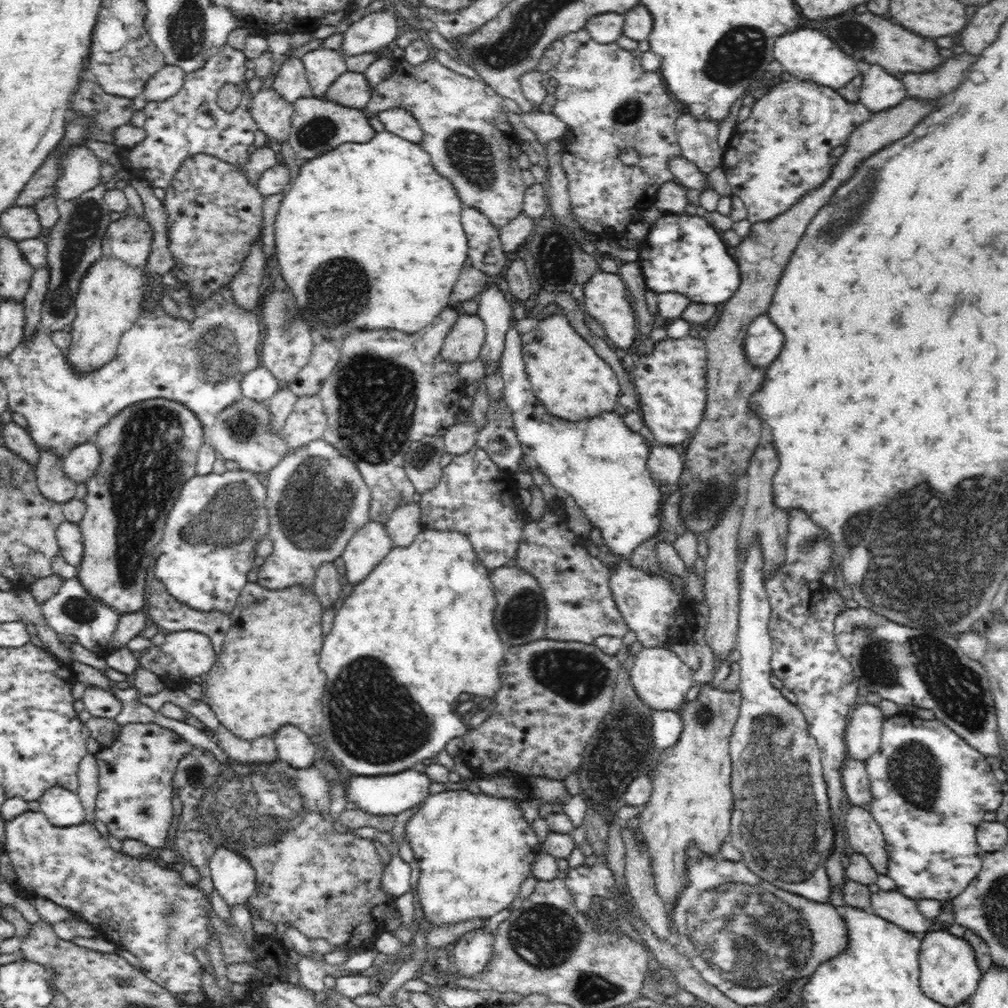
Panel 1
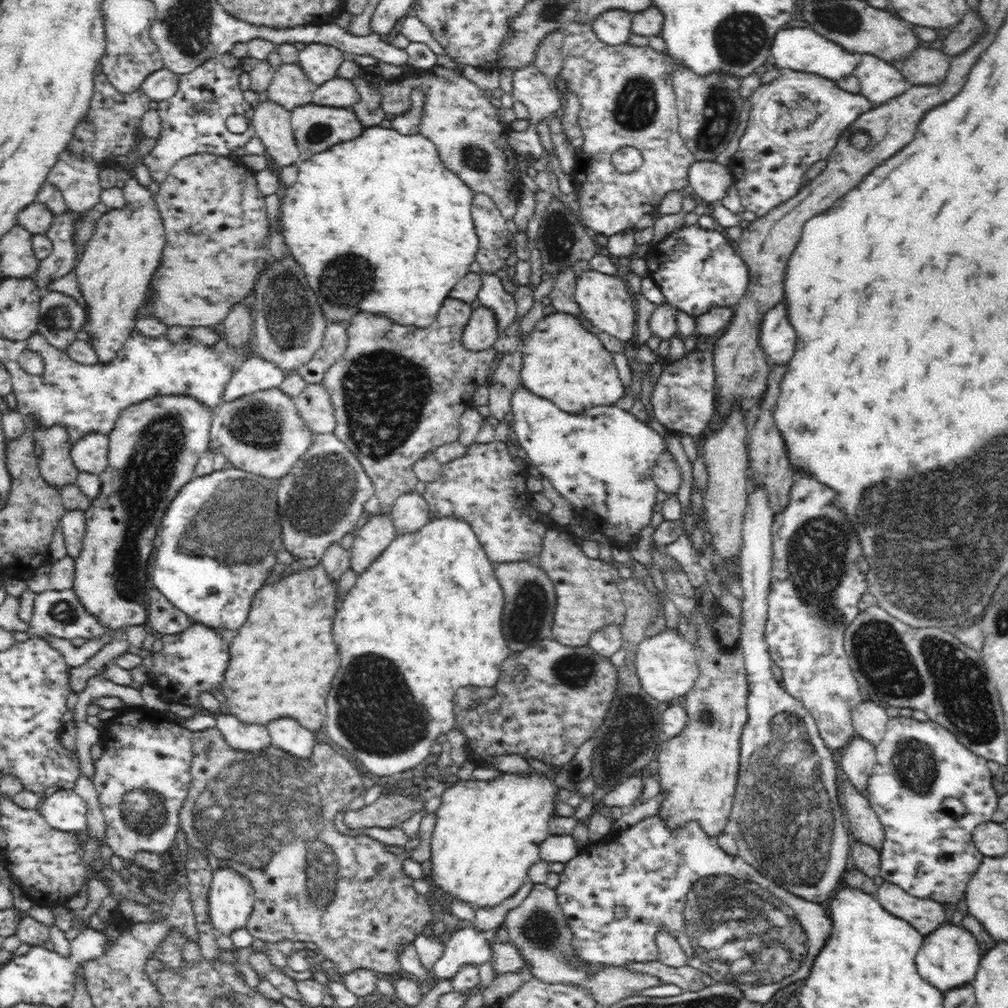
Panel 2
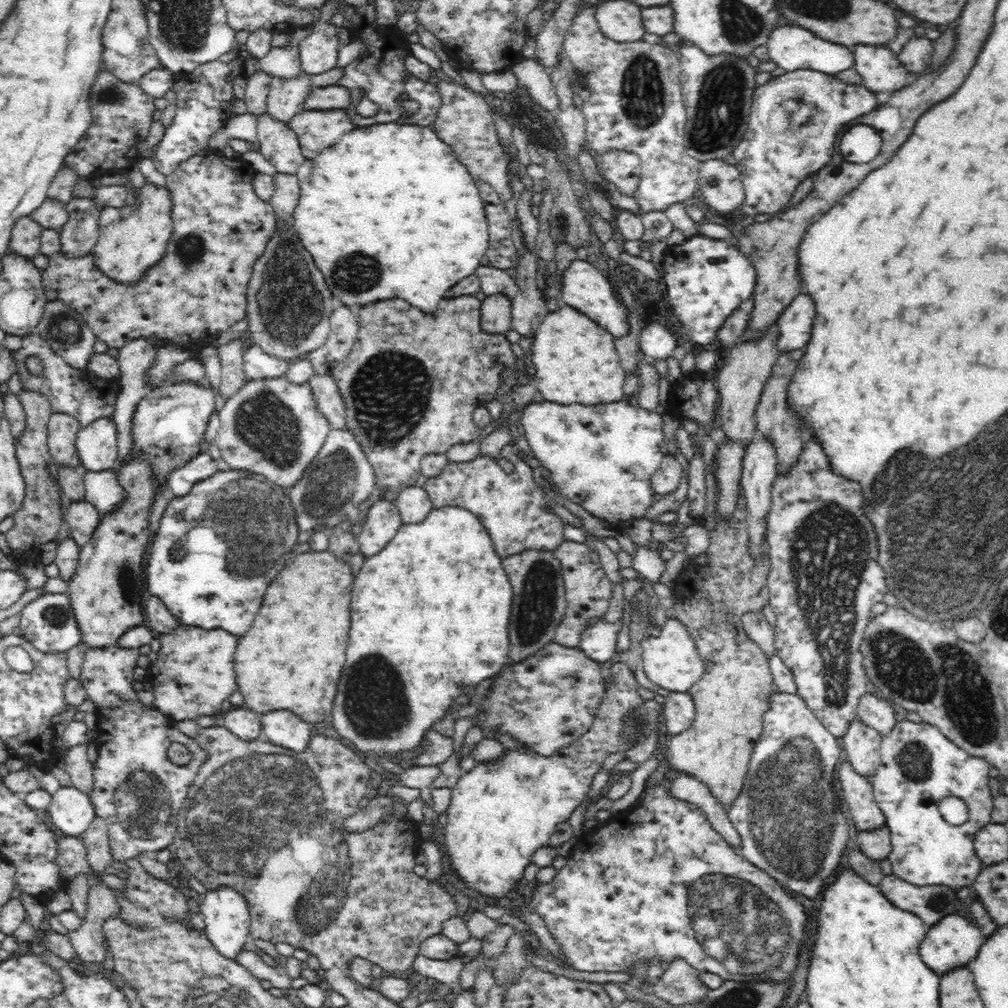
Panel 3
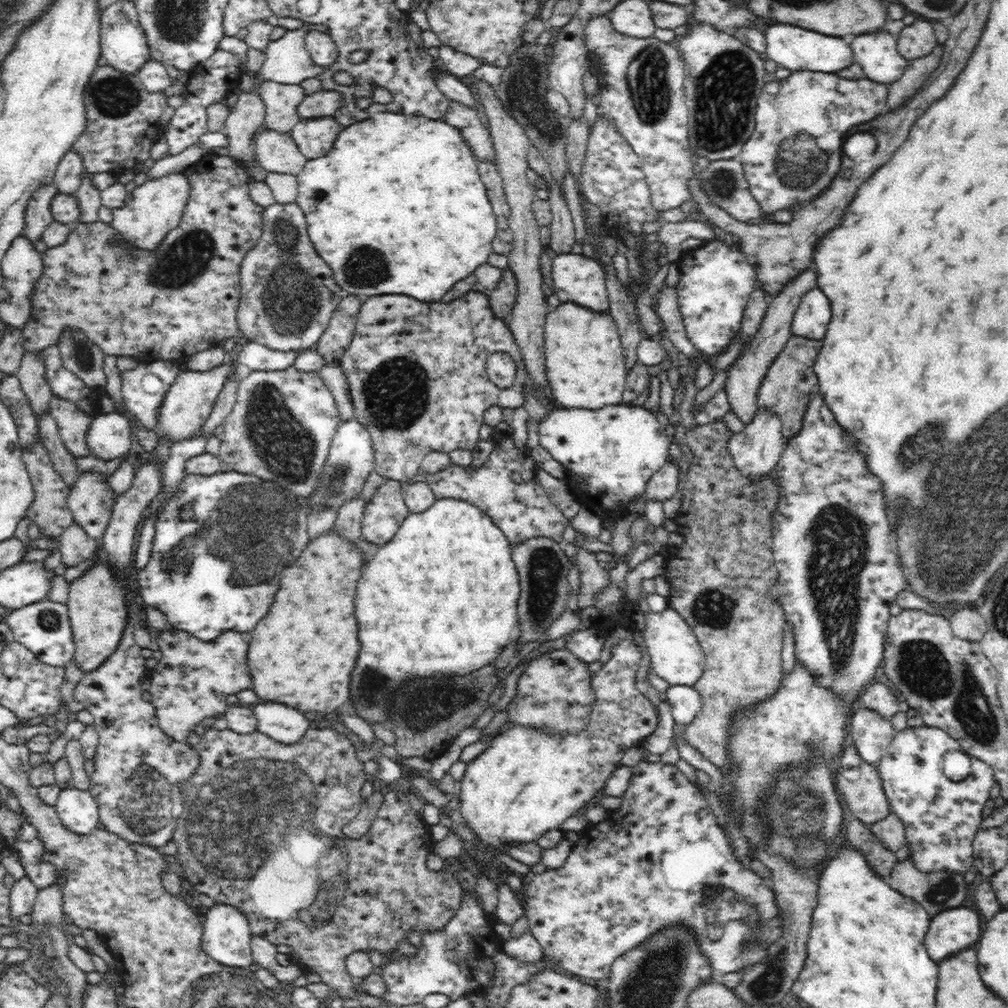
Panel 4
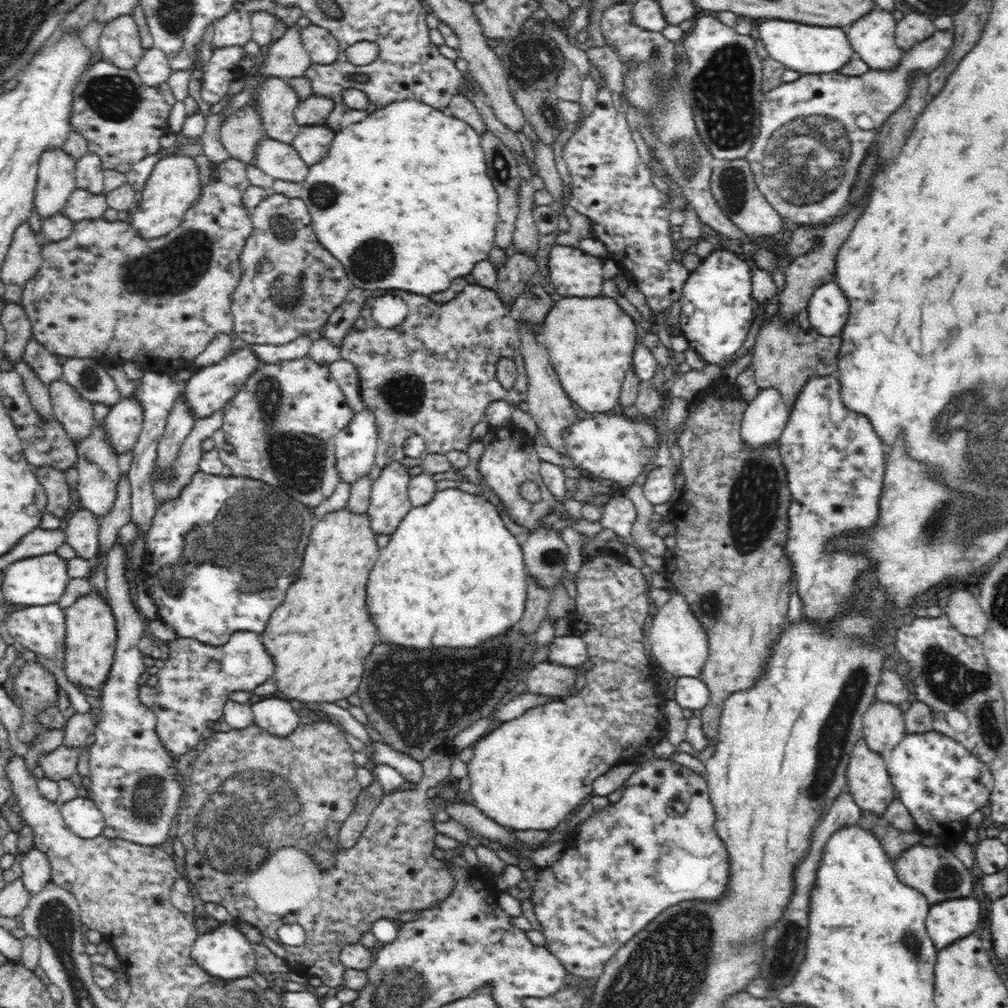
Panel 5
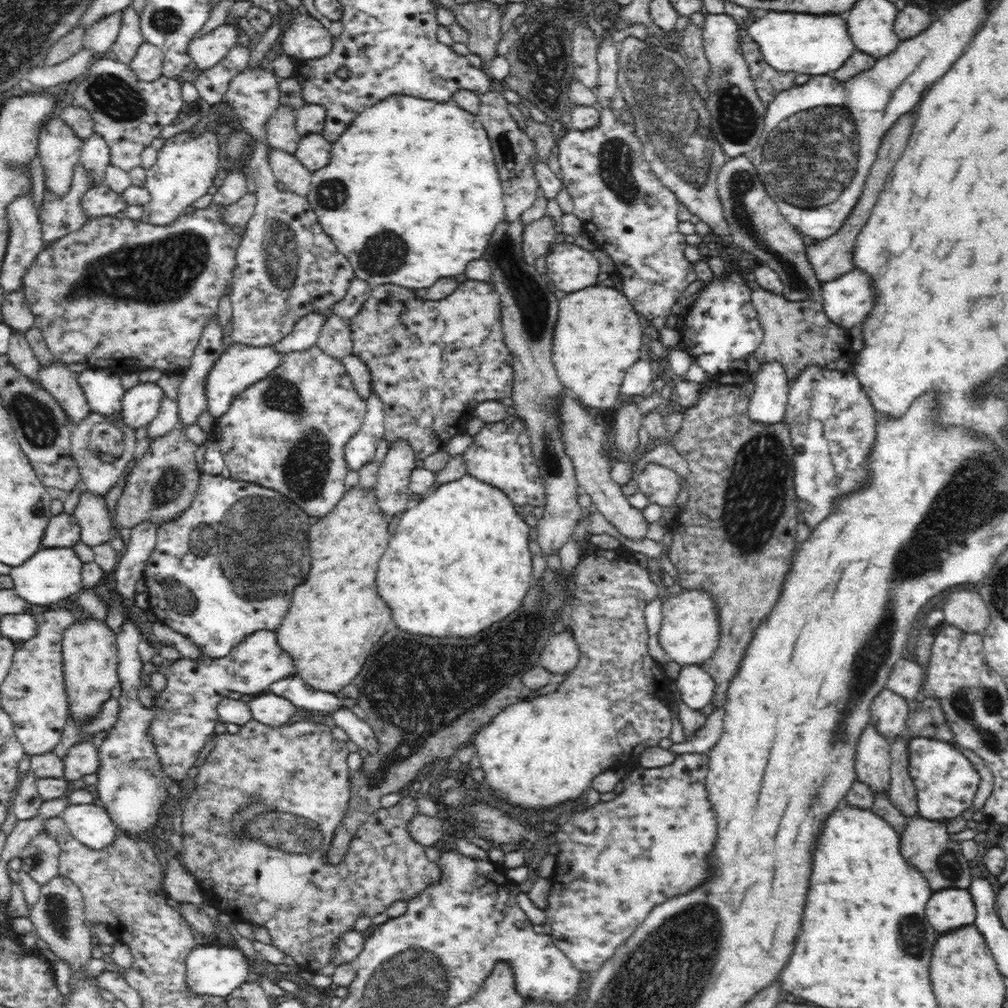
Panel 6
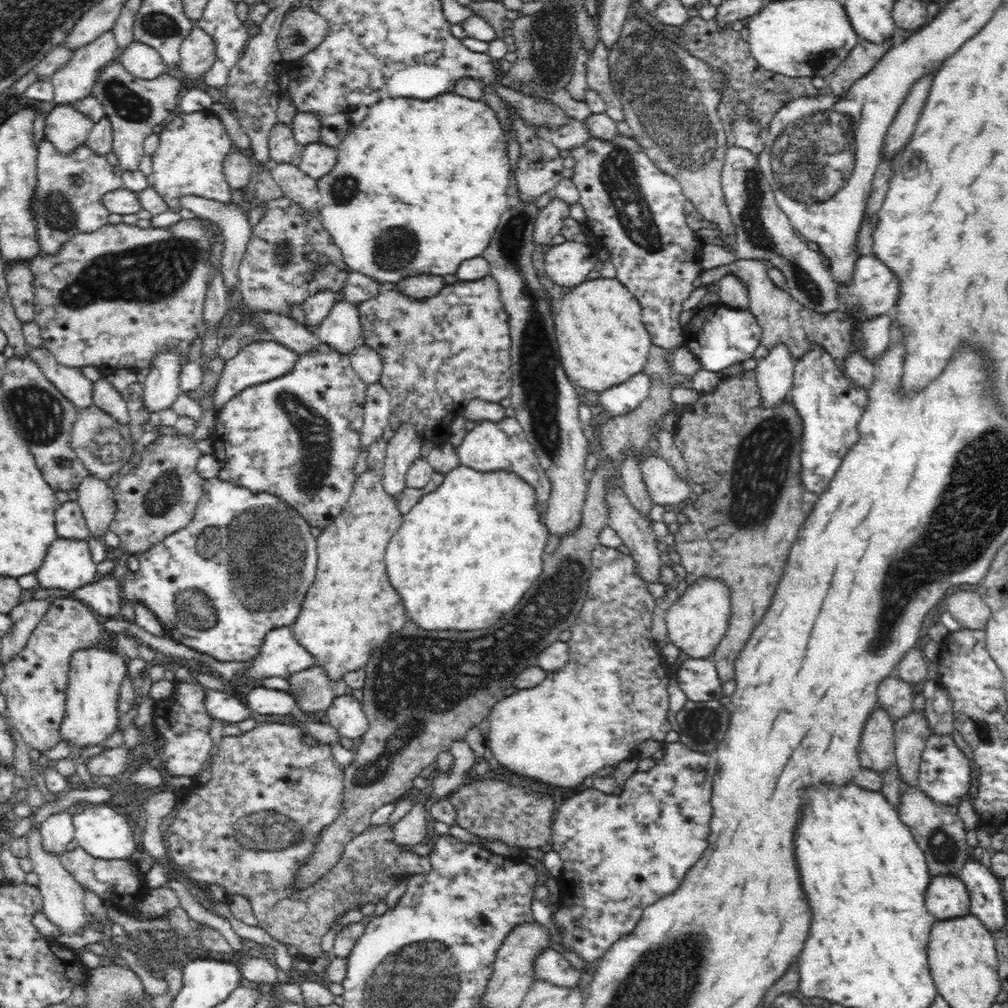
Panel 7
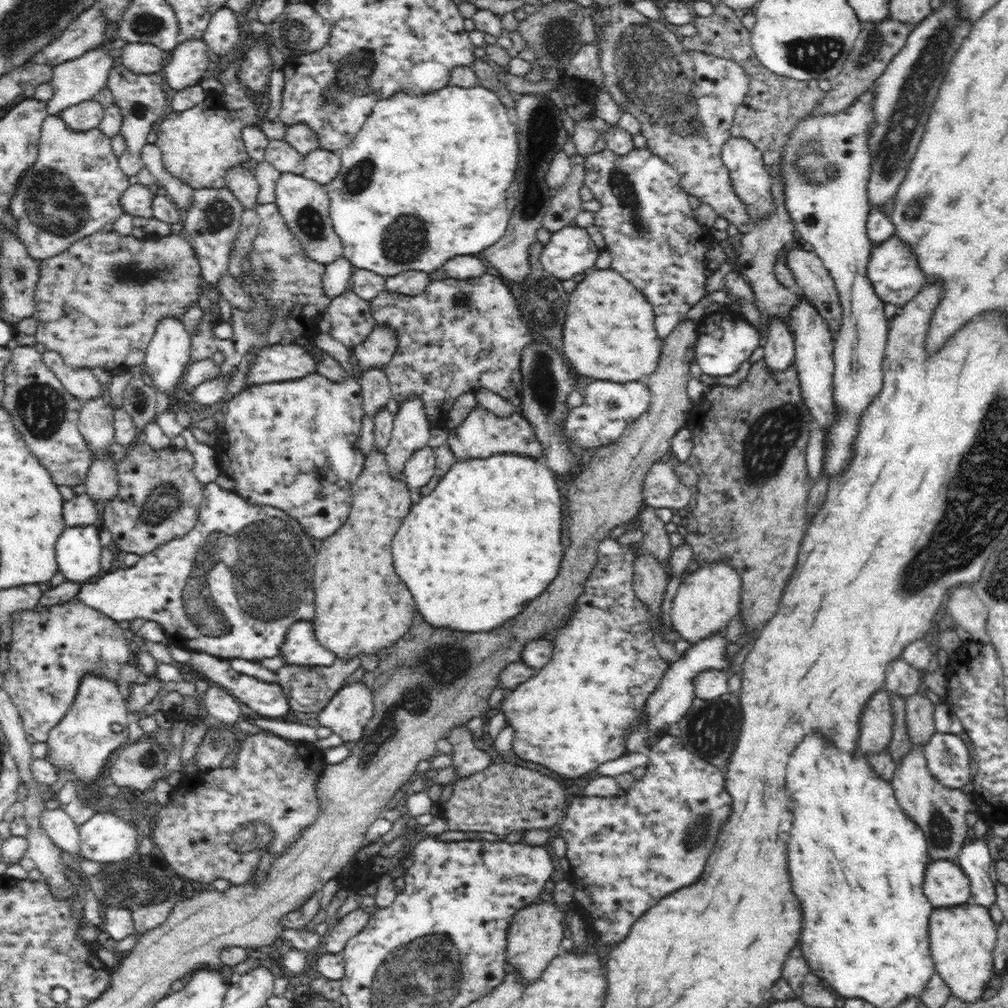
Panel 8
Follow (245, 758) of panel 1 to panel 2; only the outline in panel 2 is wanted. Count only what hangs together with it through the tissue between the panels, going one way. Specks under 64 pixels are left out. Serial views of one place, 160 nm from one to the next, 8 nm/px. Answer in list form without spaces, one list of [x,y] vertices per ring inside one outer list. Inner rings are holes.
[[[225,712],[214,715],[216,729],[220,730],[226,743],[236,751],[255,752],[265,750],[271,745],[271,737],[266,726],[258,724],[244,724]]]

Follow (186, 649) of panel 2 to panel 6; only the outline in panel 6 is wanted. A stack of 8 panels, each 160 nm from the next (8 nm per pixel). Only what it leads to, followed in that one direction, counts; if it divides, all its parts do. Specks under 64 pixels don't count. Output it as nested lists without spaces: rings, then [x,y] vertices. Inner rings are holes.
[[[275,631],[254,632],[222,658],[203,653],[201,659],[181,656],[175,660],[166,670],[166,687],[158,692],[152,708],[155,719],[151,738],[166,779],[182,781],[187,776],[206,741],[214,736],[215,726],[220,721],[216,706],[227,698],[228,692],[256,696],[266,692],[272,682],[290,674],[294,674],[292,657],[278,646]]]

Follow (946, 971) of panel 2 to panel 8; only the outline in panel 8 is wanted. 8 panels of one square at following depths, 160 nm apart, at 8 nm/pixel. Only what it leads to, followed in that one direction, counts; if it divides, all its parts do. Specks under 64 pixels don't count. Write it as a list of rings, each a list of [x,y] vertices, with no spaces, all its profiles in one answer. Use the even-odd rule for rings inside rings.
[[[936,860],[924,872],[924,894],[936,908],[952,908],[971,900],[969,878],[957,862]]]

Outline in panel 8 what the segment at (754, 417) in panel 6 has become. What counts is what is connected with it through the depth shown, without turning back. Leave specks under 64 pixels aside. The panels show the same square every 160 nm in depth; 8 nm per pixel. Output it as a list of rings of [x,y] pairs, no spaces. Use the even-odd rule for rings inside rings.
[[[775,317],[768,323],[767,342],[764,348],[766,366],[770,372],[784,372],[793,366],[795,342],[792,331],[782,319]]]

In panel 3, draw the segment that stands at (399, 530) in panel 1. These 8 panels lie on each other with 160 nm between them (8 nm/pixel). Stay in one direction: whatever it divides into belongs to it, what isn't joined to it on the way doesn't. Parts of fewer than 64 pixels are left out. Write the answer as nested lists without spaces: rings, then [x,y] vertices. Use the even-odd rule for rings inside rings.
[[[417,485],[403,488],[394,503],[403,524],[419,524],[433,509],[428,493]]]

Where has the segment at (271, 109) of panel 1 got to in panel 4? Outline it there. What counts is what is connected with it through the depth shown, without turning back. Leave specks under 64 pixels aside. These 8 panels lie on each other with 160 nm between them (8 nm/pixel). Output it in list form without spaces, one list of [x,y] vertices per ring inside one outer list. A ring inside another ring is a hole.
[[[263,128],[254,135],[253,144],[255,159],[240,161],[252,180],[265,181],[271,172],[297,175],[307,163],[288,133]]]

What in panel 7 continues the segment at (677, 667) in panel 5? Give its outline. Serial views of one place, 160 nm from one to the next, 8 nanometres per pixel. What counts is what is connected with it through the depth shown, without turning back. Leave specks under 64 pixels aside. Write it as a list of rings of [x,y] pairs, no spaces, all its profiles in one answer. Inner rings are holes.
[[[701,576],[687,586],[684,594],[666,610],[665,620],[670,642],[686,656],[708,659],[726,634],[731,615],[729,588],[719,578]]]

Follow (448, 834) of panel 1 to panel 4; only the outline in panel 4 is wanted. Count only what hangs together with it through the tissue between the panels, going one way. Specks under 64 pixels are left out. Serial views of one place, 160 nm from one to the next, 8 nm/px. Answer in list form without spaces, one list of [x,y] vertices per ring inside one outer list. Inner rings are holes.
[[[628,639],[617,642],[611,648],[611,659],[606,662],[599,671],[593,673],[590,678],[590,685],[592,685],[595,700],[592,702],[592,708],[590,708],[589,711],[588,727],[584,729],[581,734],[570,735],[565,733],[564,735],[557,735],[554,737],[554,735],[546,734],[543,729],[506,726],[502,731],[489,738],[489,748],[485,752],[482,752],[475,760],[467,764],[465,775],[458,785],[460,807],[457,810],[457,814],[459,815],[457,818],[476,834],[481,840],[482,848],[493,848],[494,850],[499,850],[499,852],[504,852],[504,844],[518,844],[518,842],[522,844],[524,844],[524,842],[536,843],[536,840],[538,840],[544,832],[560,829],[560,826],[562,826],[562,823],[567,818],[579,814],[592,803],[596,802],[602,794],[602,790],[606,785],[606,780],[608,780],[608,778],[612,776],[612,773],[621,766],[620,761],[624,753],[632,748],[632,746],[641,745],[644,740],[656,730],[658,725],[656,708],[636,687],[636,674],[638,674],[637,670],[640,660],[642,660],[642,655],[639,648]]]

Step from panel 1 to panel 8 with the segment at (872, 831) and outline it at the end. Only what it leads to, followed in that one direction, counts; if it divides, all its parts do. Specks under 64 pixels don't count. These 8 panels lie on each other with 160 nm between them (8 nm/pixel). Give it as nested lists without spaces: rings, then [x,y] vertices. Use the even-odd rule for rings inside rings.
[[[882,688],[866,702],[860,718],[860,752],[864,756],[882,753],[893,734],[893,710],[890,693]]]

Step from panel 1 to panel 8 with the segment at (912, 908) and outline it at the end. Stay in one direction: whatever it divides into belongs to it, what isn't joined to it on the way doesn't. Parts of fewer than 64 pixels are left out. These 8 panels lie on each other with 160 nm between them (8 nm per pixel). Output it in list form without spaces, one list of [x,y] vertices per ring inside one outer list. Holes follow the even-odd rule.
[[[914,747],[897,765],[891,780],[896,799],[902,812],[911,818],[924,833],[929,859],[956,862],[960,849],[971,836],[966,825],[966,813],[977,811],[973,795],[963,794],[959,789],[942,786],[931,774],[924,757],[924,747]]]

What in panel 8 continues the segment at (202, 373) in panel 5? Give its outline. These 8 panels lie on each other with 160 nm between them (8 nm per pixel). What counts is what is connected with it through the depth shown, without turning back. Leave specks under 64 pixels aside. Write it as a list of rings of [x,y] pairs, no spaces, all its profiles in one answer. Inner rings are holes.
[[[278,343],[262,347],[246,374],[247,387],[300,380],[308,373],[317,372],[315,356],[299,344]]]

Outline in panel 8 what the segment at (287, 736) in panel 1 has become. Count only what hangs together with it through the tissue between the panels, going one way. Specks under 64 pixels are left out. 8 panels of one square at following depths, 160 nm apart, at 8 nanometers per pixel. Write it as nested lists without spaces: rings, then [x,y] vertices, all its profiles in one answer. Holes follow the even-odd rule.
[[[193,652],[188,665],[192,666],[196,672],[203,674],[207,679],[210,678],[217,686],[223,687],[231,695],[234,695],[248,708],[259,716],[282,716],[289,712],[289,698],[284,694],[283,688],[277,682],[262,682],[253,676],[236,672],[230,666],[228,659],[220,656],[209,655],[206,653]]]

